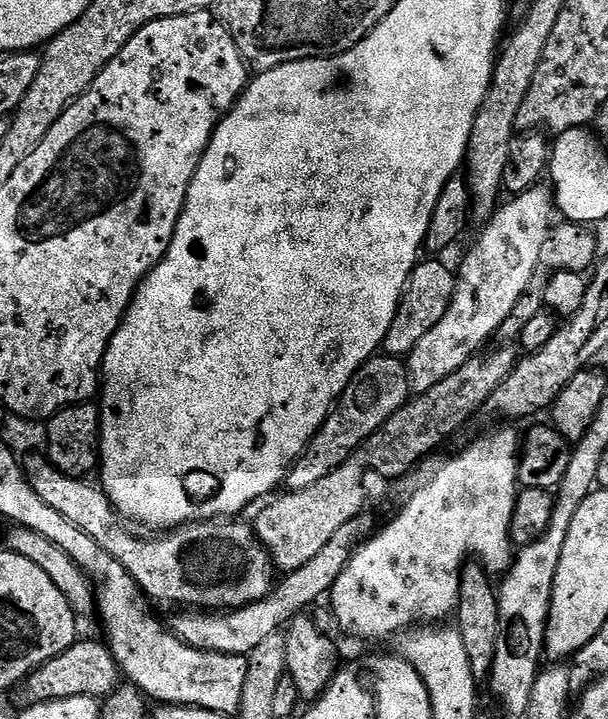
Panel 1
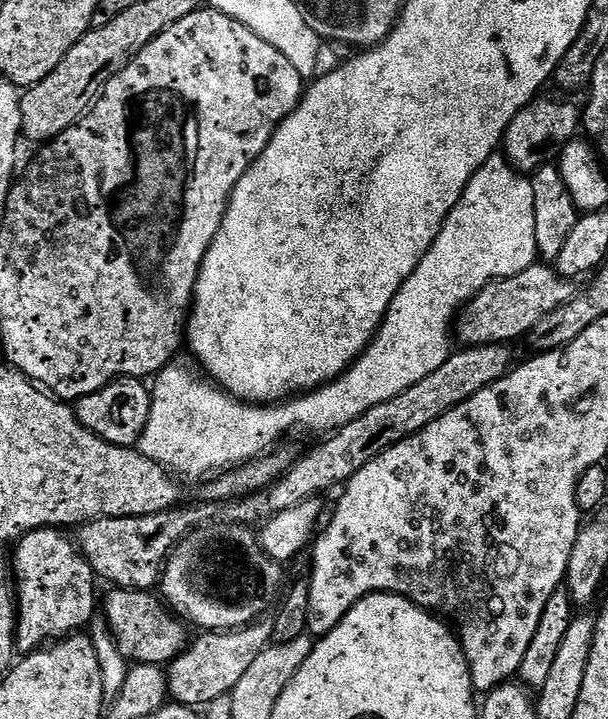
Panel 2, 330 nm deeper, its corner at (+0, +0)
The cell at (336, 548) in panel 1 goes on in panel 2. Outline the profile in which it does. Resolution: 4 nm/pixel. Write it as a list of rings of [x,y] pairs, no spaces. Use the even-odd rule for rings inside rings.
[[[113,587],[111,591],[105,600],[103,597],[102,616],[118,642],[120,653],[129,662],[164,666],[184,651],[190,640],[190,635],[183,628],[185,625],[159,599],[156,601],[151,591],[136,592],[133,588],[118,587]]]

